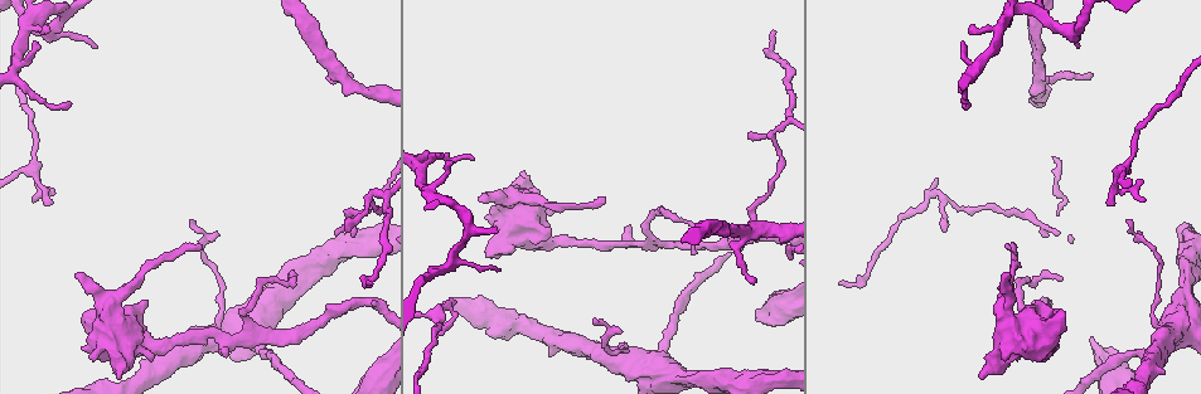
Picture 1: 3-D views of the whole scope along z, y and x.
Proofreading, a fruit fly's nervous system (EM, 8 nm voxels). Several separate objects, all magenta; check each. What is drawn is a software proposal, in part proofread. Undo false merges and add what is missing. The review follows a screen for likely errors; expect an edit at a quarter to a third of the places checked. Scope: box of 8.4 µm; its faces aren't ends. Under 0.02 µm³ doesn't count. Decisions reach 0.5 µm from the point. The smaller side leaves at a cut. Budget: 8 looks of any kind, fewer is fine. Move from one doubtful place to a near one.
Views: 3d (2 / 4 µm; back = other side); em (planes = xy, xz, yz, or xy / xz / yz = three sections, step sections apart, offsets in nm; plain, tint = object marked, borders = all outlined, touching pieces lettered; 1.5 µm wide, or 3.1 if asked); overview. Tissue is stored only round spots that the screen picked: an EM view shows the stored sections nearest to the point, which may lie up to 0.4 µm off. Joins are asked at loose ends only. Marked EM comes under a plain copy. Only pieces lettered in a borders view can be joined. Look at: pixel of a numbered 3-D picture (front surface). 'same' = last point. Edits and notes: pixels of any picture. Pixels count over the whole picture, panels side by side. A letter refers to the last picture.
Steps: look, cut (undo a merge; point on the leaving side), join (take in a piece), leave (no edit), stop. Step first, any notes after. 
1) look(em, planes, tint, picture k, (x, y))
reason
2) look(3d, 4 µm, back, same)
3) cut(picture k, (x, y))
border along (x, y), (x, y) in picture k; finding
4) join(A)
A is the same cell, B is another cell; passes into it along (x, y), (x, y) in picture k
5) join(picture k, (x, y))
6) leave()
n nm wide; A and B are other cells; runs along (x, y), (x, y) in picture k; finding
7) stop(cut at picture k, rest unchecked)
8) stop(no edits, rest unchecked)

look(3d, 2 µm, picture 1, (752, 278))
branch stops here

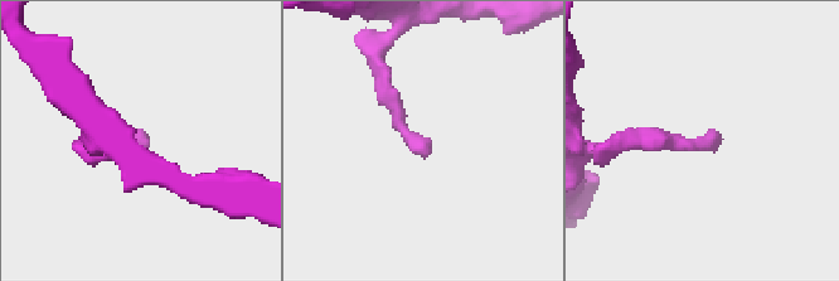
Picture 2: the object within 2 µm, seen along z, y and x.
look(em, planes, borders, picture 2, (710, 131))
need the tissue

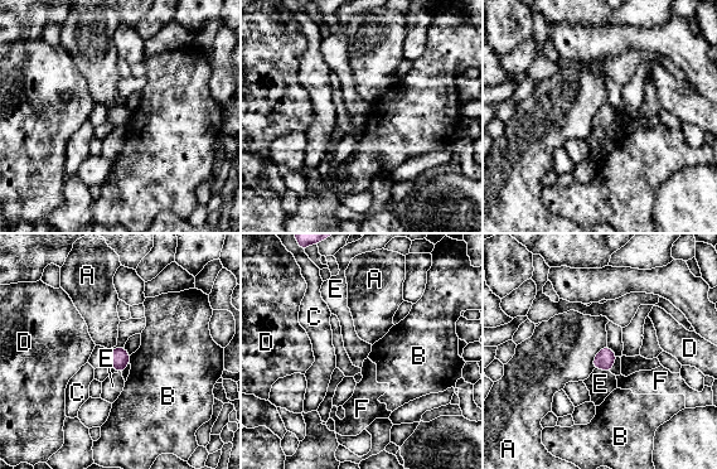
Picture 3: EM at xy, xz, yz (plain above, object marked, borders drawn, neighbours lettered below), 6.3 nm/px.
leave()
A, B, C, D, E and F are other cells; border along (606, 344), (595, 356), (592, 368) in picture 3; no lettered piece goes on from it

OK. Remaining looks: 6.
look(3d, 2 µm, picture 1, (604, 201))
branch stops here

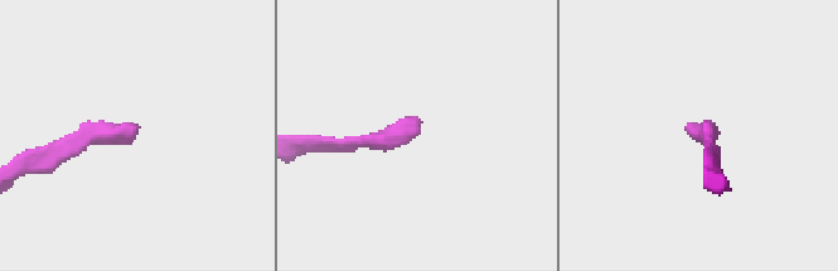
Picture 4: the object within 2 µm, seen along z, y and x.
look(em, planes, borders, picture 4, (136, 127))
now the EM

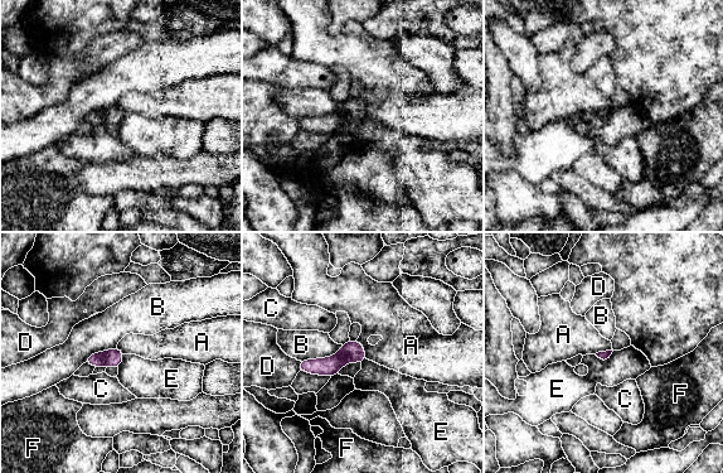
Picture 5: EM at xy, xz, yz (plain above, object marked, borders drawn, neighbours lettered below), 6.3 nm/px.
leave()
A, B, C, D, E and F are other cells; runs along (362, 350), (331, 366), (301, 366) in picture 5; no lettered piece goes on from it

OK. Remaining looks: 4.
look(3d, 2 µm, back, picture 1, (982, 377))
an open end

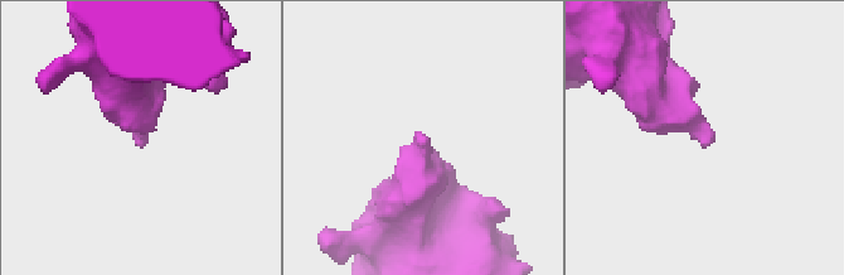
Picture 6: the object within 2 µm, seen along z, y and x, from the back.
look(em, yz, step 8, borders, picture 6, (429, 138))
now the EM

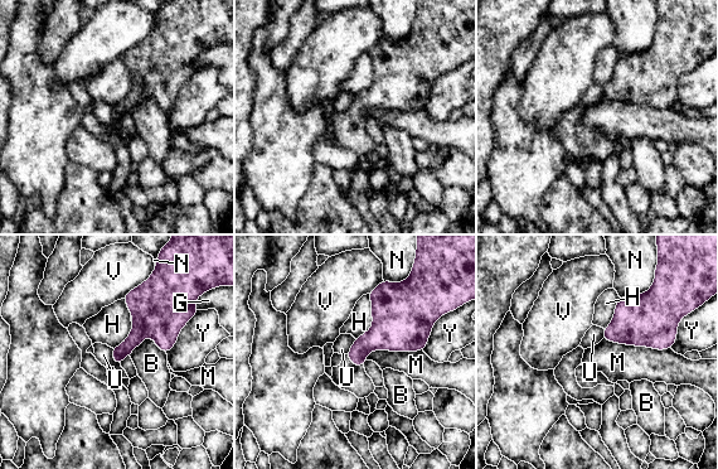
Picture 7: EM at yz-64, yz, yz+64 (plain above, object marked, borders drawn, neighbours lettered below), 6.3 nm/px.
leave()
B, G, H, M, N, U, V and Y are other cells; border along (111, 348), (112, 362), (120, 364) in picture 7; none of them fits

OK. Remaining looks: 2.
look(em, xy, step 4, tint, picture 1, (69, 104))
an open end

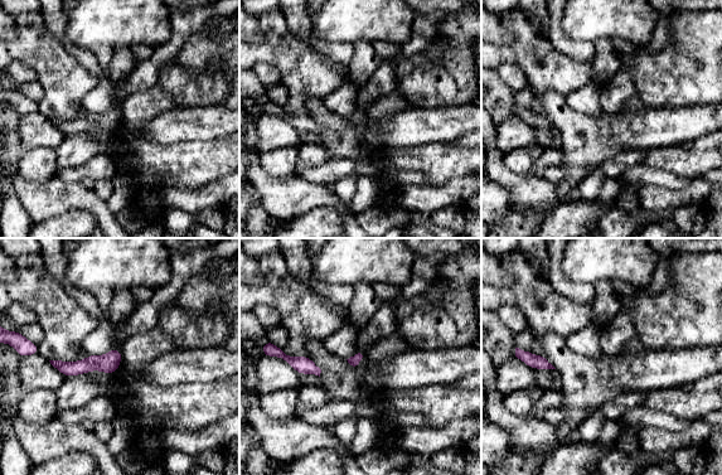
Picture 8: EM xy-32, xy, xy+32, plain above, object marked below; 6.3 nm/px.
look(em, planes, borders, same)

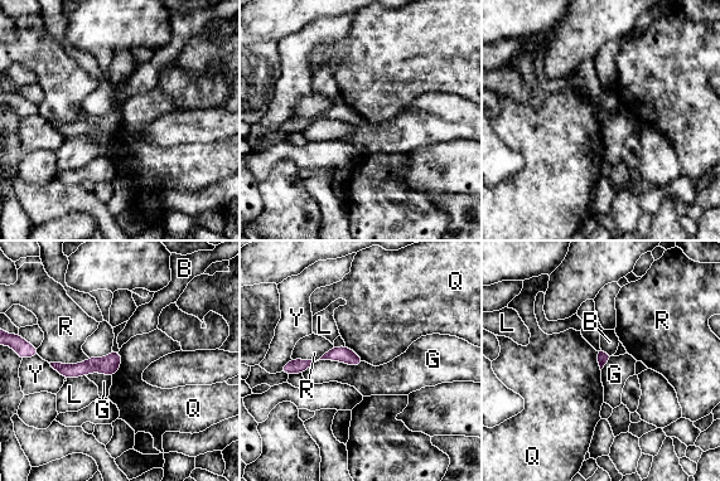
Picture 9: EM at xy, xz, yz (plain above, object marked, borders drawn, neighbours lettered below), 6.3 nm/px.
leave()
G touches over 420 nm; B, G, L, Q, R and Y are other cells; runs along (358, 360), (324, 356), (285, 368) in picture 9; none of them fits

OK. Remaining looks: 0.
stop(no edits, rest unchecked)

